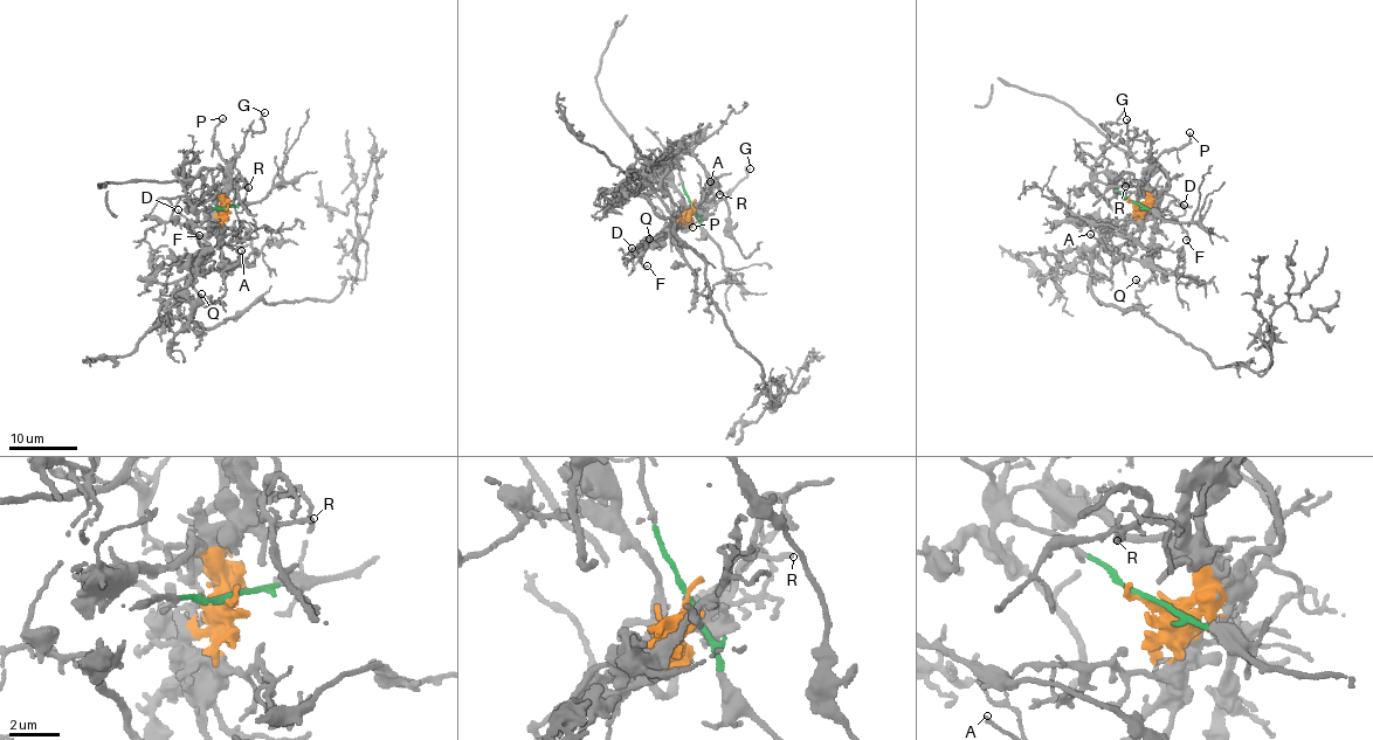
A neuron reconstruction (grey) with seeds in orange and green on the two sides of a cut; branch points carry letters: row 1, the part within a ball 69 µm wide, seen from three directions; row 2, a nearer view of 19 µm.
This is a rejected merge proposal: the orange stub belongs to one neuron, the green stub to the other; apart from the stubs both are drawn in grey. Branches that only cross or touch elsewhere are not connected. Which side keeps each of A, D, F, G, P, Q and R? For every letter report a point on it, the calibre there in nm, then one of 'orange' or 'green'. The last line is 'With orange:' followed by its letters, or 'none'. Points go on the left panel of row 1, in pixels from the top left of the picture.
A: (241, 250) | 140 nm | orange
D: (178, 209) | 110 nm | orange
F: (199, 235) | 170 nm | orange
G: (264, 112) | 110 nm | orange
P: (222, 118) | 160 nm | orange
Q: (201, 294) | 190 nm | orange
R: (248, 187) | 190 nm | orange
With orange: A, D, F, G, P, Q, R

